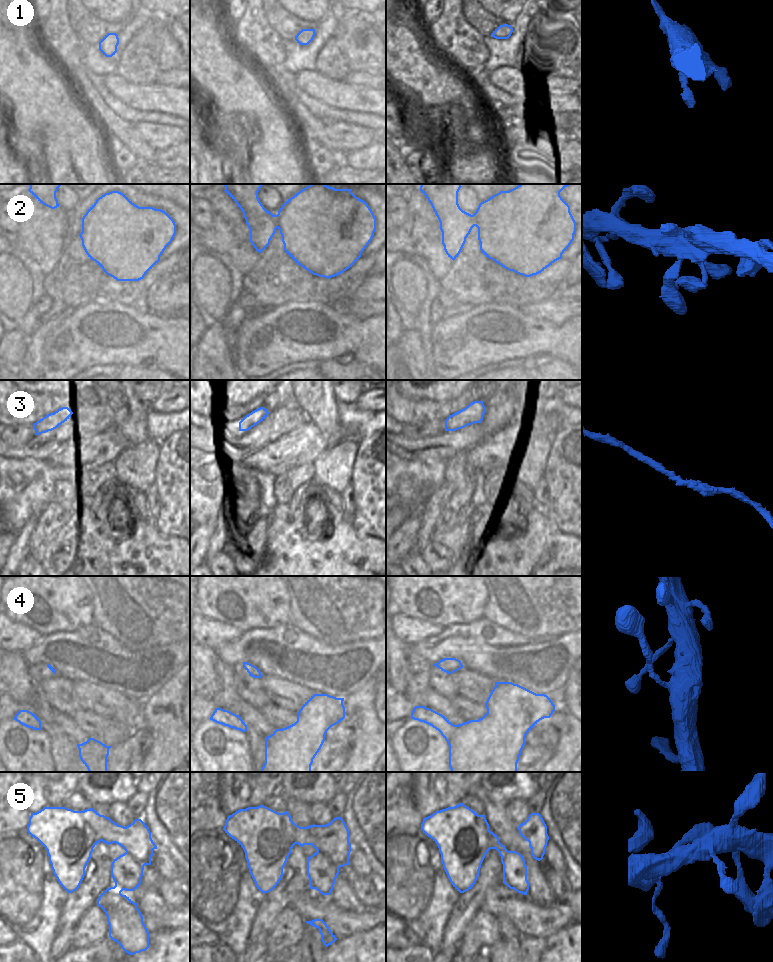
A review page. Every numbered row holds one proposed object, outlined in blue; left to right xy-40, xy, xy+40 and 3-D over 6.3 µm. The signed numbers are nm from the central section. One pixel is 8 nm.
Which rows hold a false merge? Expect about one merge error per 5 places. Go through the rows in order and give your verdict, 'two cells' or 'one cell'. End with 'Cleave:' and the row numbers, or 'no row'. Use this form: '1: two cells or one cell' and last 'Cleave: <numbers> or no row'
1: one cell
2: one cell
3: one cell
4: one cell
5: one cell
Cleave: no row

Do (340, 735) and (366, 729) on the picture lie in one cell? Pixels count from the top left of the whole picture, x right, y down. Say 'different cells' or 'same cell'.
different cells

